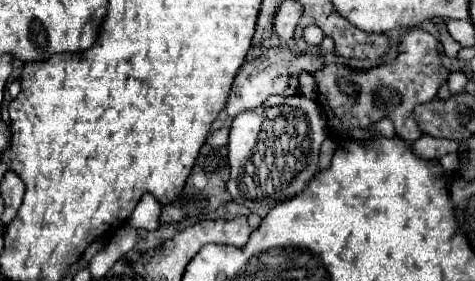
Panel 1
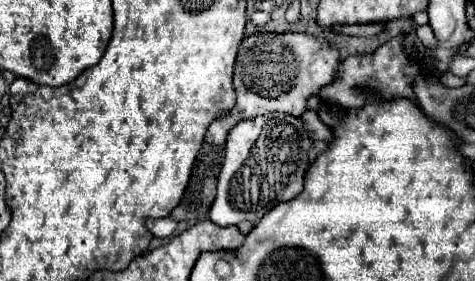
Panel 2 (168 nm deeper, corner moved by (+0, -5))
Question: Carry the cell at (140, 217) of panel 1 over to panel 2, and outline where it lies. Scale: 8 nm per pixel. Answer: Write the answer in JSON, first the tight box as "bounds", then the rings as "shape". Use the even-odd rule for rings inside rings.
{"bounds":[145,218,177,238],"shape":[[[147,218],[145,226],[155,238],[169,238],[177,230],[177,222],[173,222],[171,218]]]}

